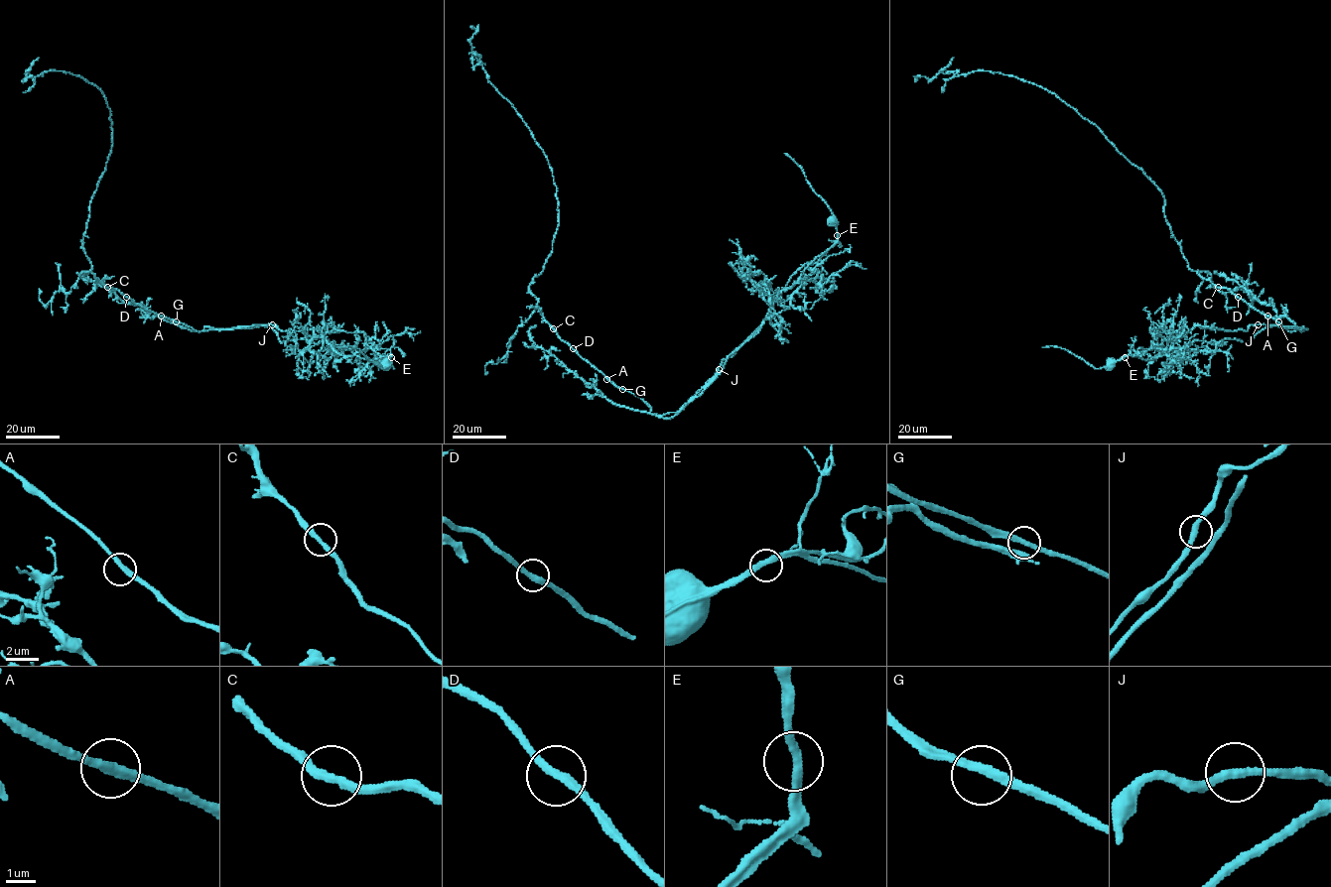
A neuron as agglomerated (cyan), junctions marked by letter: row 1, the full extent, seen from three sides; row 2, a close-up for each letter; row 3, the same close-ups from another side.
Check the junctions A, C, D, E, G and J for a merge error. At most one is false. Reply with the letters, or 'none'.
E

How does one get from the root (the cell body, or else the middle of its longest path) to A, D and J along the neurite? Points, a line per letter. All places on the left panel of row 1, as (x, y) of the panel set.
A: (385, 363), (391, 355), (344, 356), (325, 340), (282, 342), (268, 326), (197, 331), (161, 316)
D: (385, 363), (391, 355), (344, 356), (325, 340), (282, 342), (268, 326), (197, 331), (126, 297)
J: (385, 363), (391, 355), (374, 351), (362, 331), (333, 328), (329, 332), (325, 324), (282, 330), (272, 324)

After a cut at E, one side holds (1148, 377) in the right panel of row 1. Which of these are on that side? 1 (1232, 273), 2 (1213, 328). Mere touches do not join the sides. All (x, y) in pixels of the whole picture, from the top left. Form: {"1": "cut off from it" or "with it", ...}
{"1": "cut off from it", "2": "with it"}

